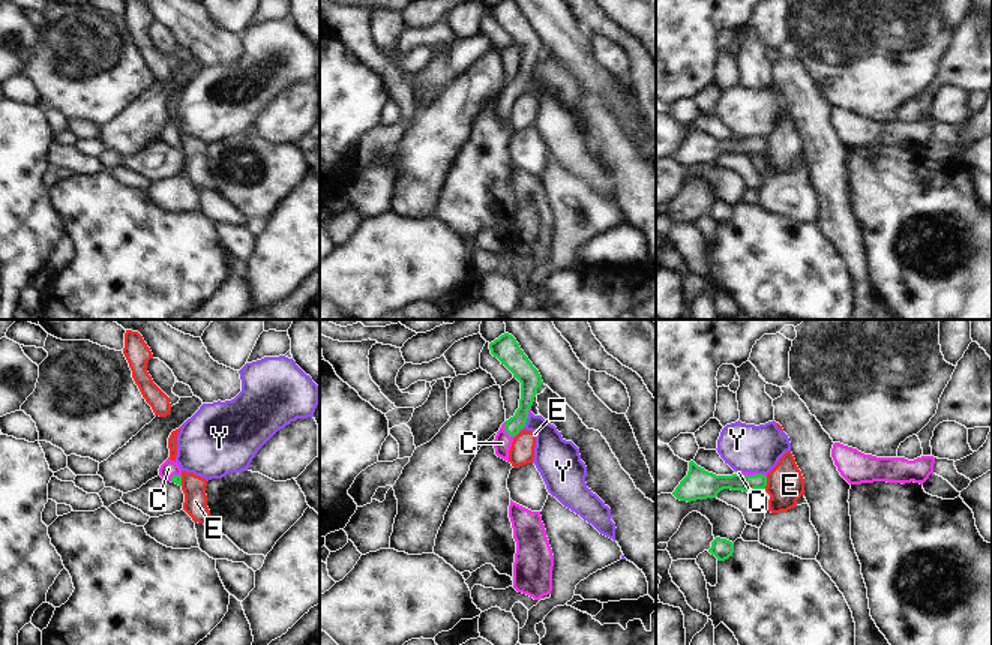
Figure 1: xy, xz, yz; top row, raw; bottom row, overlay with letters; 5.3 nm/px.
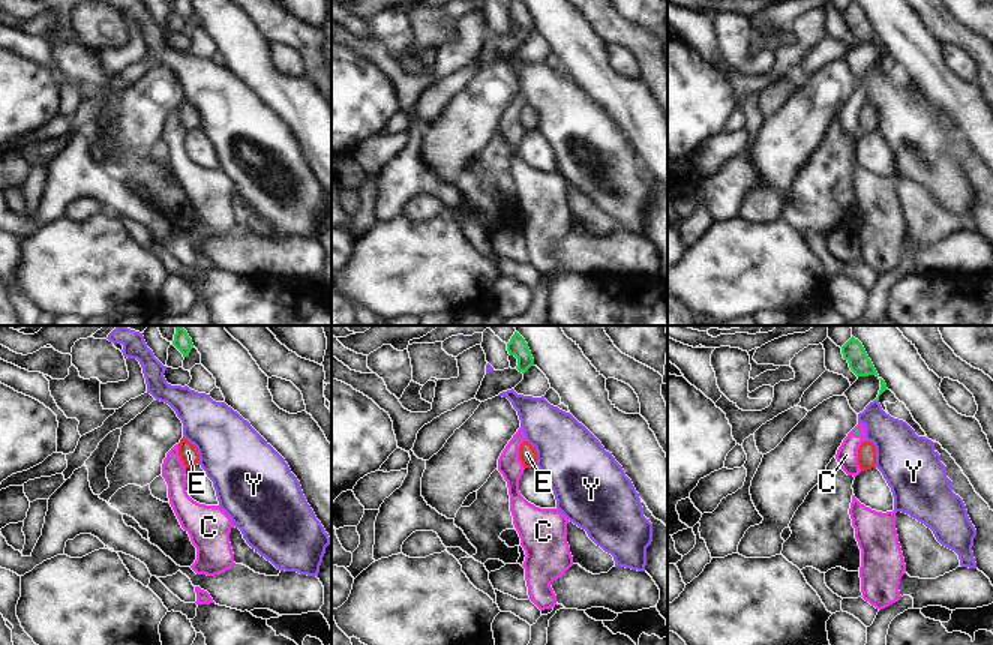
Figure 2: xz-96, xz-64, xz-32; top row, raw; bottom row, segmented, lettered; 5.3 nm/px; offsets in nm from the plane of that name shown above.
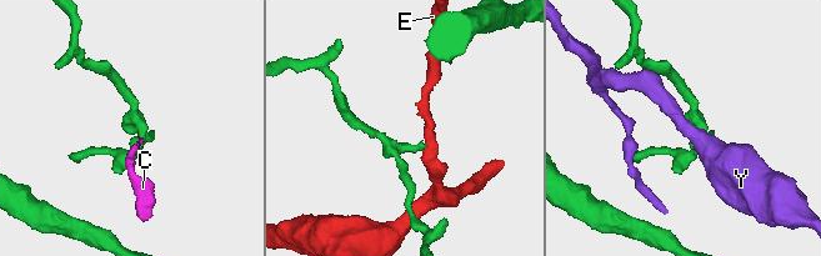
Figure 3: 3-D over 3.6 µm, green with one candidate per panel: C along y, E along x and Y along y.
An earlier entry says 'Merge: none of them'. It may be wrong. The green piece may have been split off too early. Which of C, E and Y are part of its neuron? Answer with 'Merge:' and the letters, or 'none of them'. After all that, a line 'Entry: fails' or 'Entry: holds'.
Merge: C.
Entry: fails

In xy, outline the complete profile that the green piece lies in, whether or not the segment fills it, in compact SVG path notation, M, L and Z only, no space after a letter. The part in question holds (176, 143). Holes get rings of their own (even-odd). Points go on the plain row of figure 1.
M167 123L161 129L159 140L167 146L182 150L182 134L180 134L179 128L171 123Z

